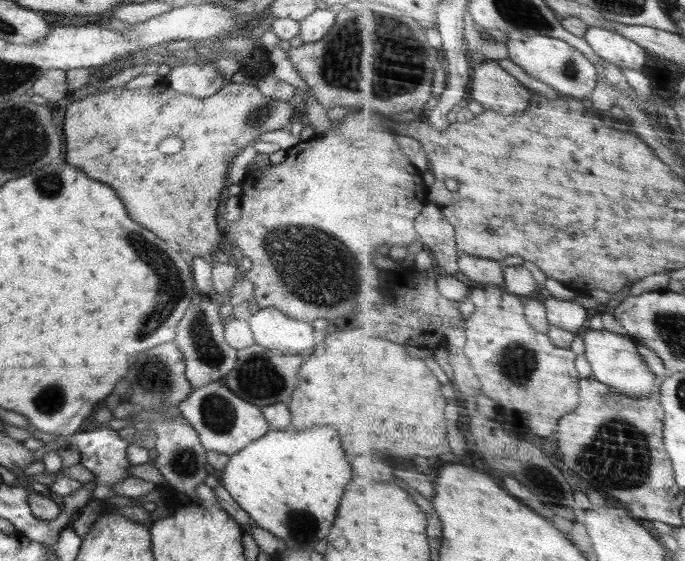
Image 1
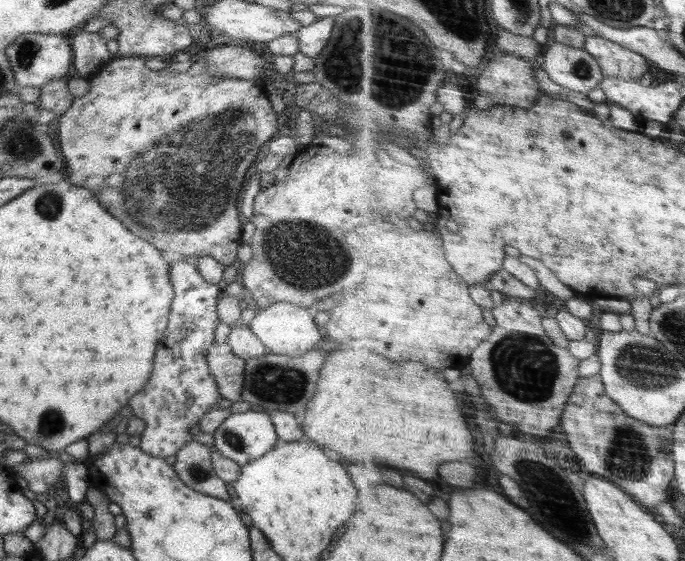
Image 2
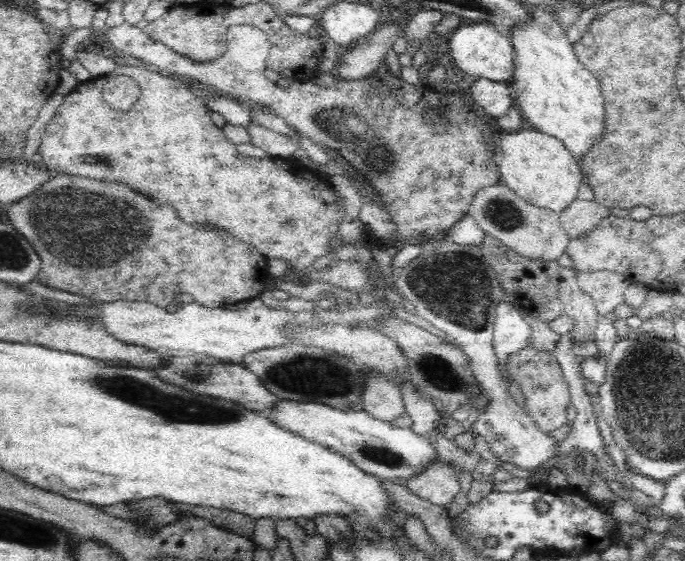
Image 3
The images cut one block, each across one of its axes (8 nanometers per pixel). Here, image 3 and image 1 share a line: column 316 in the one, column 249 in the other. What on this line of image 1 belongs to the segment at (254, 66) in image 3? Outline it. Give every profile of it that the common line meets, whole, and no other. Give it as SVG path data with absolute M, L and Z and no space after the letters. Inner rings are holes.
M162 78L162 80L158 81L154 86L134 90L115 86L114 84L108 84L108 86L110 86L112 90L90 93L68 105L63 121L63 133L67 140L65 160L68 164L79 168L80 171L84 172L93 180L108 184L108 186L114 190L114 193L119 196L120 200L124 202L124 206L126 206L128 214L132 216L132 220L136 220L138 224L144 224L144 228L148 228L150 232L154 232L160 240L164 240L166 243L173 244L178 248L185 249L193 257L201 256L210 258L214 256L216 251L226 245L223 242L223 233L221 233L216 224L216 209L218 208L221 191L226 188L229 183L228 169L232 165L232 160L234 160L234 157L244 148L252 144L260 134L280 128L289 128L291 124L290 118L292 118L295 113L298 113L298 109L300 109L299 105L295 101L280 101L270 98L269 96L264 96L264 94L256 88L256 85L233 83L230 81L227 81L216 94L203 99L173 91L169 87L166 78ZM168 136L179 136L182 139L183 146L179 152L175 154L165 154L158 151L160 142L162 142L164 138L168 138Z

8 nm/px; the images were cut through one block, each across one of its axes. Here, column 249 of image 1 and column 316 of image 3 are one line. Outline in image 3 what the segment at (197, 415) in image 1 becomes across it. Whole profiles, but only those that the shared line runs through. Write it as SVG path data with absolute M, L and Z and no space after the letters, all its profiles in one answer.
M280 399L267 416L280 428L285 428L302 438L326 446L358 465L364 472L378 478L410 478L420 474L436 459L438 453L429 436L418 436L409 428L400 428L390 422L378 420L363 409L338 410L328 404L307 403Z

